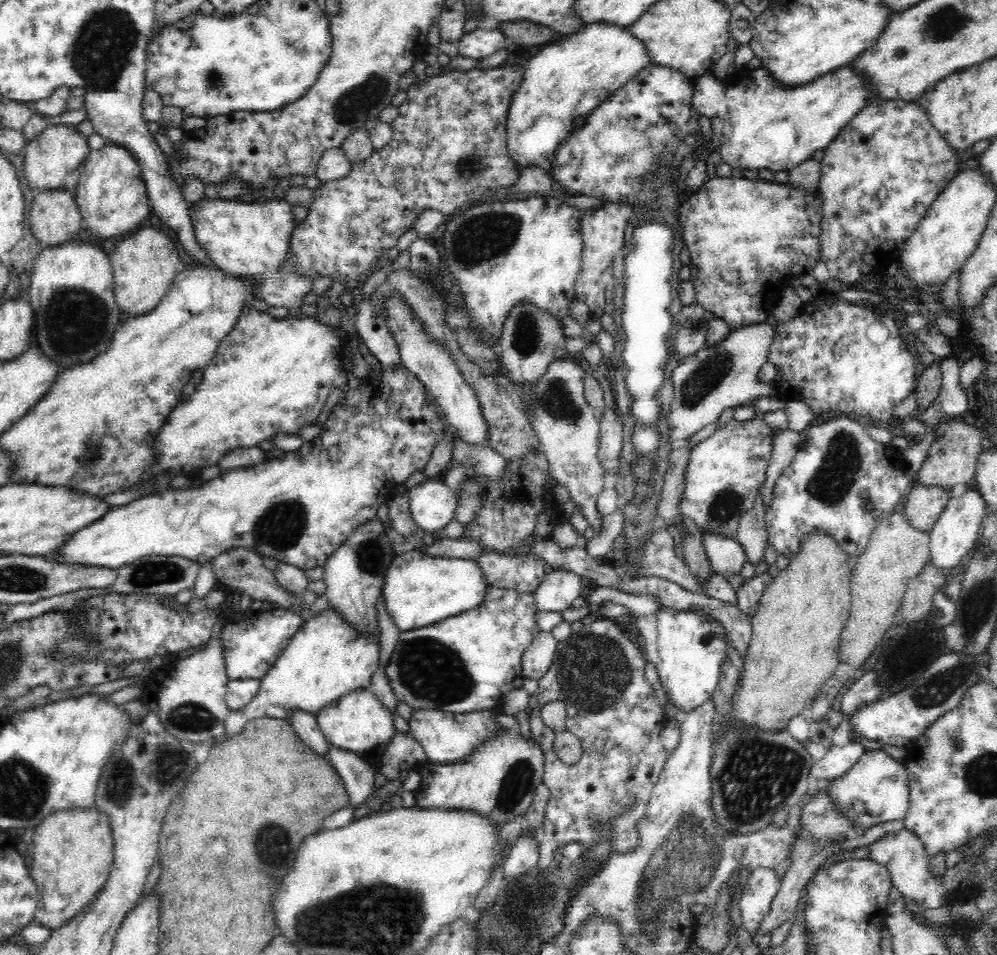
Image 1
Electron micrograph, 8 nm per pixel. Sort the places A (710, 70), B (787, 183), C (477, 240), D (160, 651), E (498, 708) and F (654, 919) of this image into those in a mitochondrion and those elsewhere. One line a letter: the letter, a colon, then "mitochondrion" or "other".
A: other
B: other
C: mitochondrion
D: other
E: other
F: mitochondrion

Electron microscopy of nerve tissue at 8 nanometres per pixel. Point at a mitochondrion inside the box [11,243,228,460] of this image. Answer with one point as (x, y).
(75, 319)

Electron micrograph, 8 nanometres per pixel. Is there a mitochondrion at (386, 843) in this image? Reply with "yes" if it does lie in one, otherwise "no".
no

